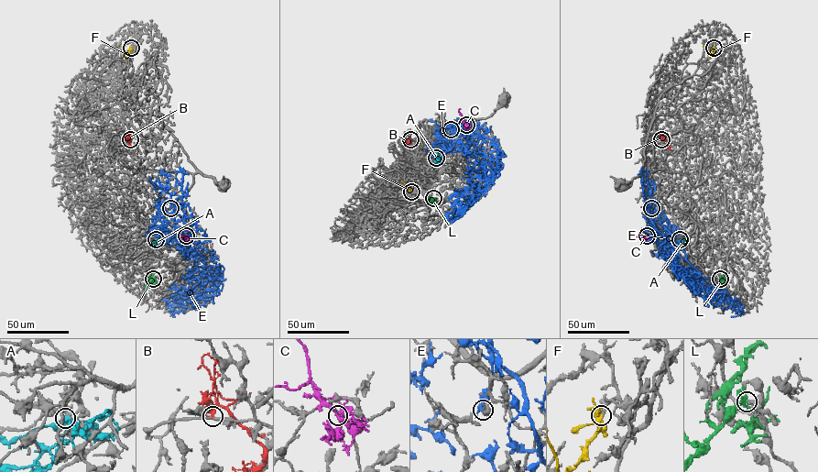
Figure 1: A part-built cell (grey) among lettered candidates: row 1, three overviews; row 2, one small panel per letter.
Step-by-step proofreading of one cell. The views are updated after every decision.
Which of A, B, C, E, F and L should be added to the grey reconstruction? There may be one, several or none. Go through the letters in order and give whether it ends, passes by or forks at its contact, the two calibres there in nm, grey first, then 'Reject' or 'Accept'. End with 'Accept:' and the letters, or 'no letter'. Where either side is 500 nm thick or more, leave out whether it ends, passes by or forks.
A: It forks there. Thickness 440 nm (grey) against 280 nm. Reject
B: It ends there. Thickness 240 nm (grey) against 320 nm. Reject
C: It passes by. Thickness 220 nm (grey) against 240 nm. Reject
E: It passes by. Thickness 440 nm (grey) against 240 nm. Reject
F: It forks there. Thickness 160 nm (grey) against 360 nm. Accept
L: It forks there. Thickness 280 nm (grey) against 280 nm. Reject
Accept: F

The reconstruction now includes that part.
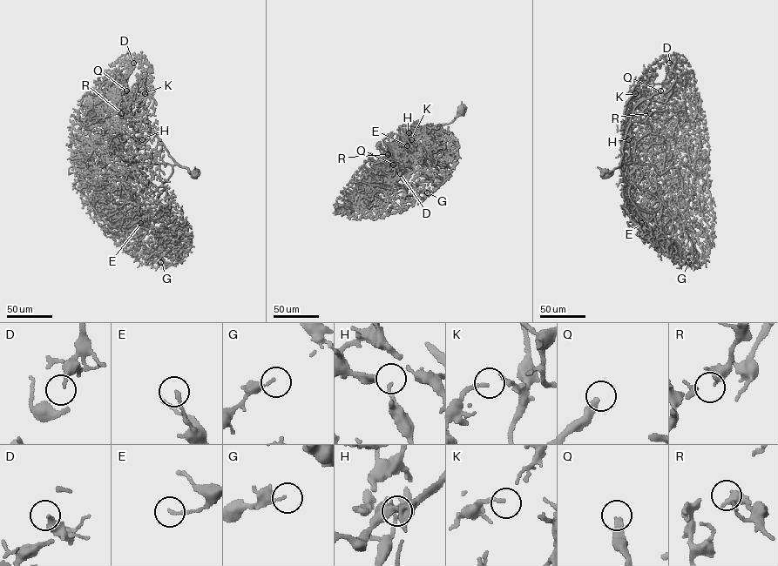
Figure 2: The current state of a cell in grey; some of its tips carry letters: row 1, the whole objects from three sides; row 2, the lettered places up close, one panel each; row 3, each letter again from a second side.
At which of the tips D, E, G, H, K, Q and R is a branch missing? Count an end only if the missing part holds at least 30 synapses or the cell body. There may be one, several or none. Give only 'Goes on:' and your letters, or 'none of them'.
Goes on: Q

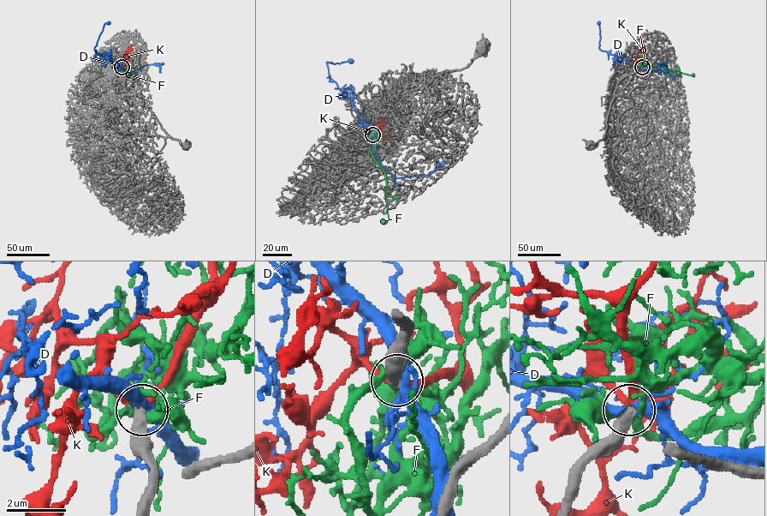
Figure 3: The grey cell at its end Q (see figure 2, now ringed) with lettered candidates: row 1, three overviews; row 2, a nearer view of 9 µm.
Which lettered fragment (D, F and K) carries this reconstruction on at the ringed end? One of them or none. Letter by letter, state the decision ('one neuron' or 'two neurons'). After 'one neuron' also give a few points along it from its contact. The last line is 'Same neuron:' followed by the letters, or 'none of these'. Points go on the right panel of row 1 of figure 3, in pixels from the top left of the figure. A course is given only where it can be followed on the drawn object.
D: two neurons
F: two neurons
K: one neuron | via (642, 67), (645, 54), (639, 50)
Same neuron: K

